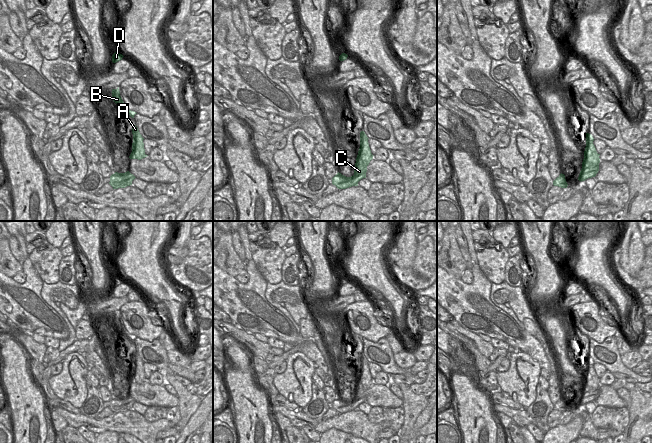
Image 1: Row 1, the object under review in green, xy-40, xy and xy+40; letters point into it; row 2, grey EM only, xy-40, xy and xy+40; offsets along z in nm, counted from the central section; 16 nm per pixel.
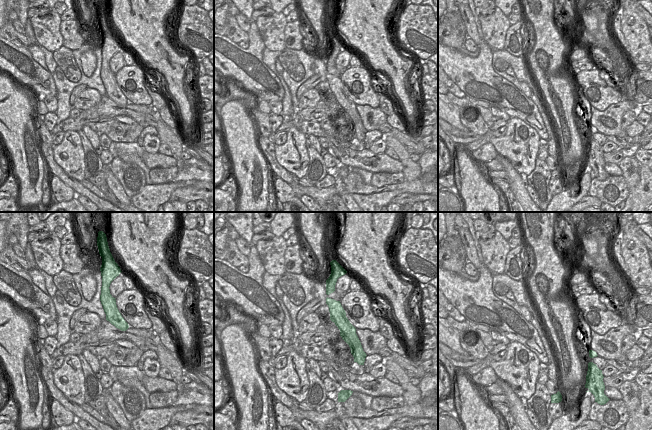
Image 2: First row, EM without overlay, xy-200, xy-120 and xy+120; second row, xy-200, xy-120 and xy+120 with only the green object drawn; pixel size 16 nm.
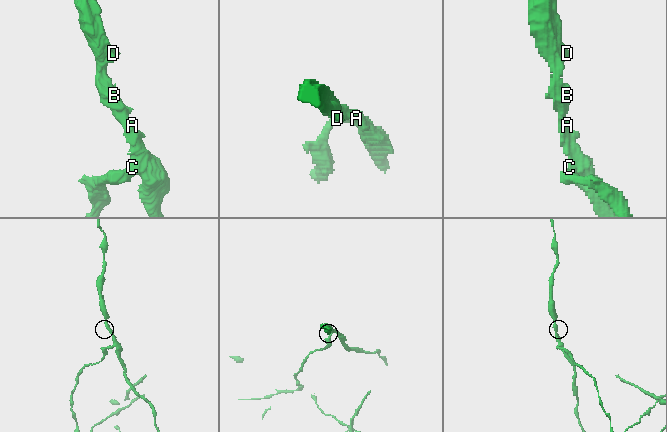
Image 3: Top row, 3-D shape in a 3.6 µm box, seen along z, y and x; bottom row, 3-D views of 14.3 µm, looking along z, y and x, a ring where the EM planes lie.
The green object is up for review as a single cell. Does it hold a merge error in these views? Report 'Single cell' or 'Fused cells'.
Fused cells.

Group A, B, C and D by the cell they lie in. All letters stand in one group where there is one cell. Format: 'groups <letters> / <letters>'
groups A B D / C

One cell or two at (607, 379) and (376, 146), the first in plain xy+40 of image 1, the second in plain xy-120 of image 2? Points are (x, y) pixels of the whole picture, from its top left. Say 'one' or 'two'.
one

